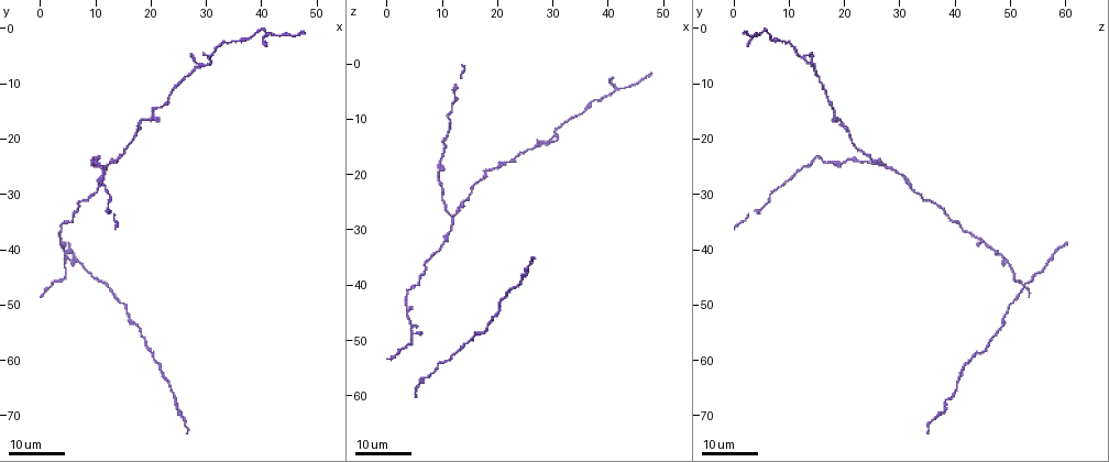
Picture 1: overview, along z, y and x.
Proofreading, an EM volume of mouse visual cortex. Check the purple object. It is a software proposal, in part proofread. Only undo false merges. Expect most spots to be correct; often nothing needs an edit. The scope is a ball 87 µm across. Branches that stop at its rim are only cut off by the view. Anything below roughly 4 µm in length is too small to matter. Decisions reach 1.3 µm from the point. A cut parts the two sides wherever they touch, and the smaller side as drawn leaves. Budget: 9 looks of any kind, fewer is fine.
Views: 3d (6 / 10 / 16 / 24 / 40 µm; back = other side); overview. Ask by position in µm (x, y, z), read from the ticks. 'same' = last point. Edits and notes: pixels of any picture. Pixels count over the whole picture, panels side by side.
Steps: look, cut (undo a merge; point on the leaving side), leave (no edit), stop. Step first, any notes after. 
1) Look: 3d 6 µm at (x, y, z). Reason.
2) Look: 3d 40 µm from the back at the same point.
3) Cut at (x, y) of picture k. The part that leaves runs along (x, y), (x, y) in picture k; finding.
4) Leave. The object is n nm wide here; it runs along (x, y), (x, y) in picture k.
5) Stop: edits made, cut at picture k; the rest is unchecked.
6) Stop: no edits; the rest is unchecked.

Look: 3d 16 µm at (12.0, 32.0, 5.5). Narrows sharply.

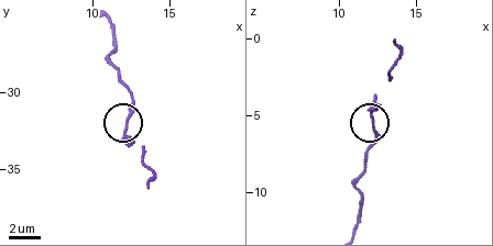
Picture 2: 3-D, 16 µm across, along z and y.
Look: 3d 10 µm at (12.4, 32.0, 5.6).

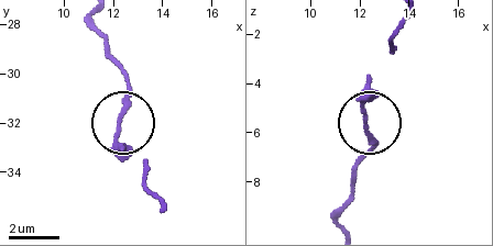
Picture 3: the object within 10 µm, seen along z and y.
Look: 3d 10 µm from the back at (12.2, 32.1, 5.5). From behind.

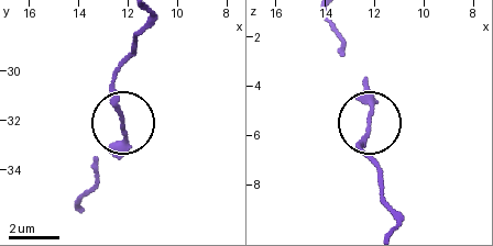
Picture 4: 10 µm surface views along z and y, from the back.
Leave. The object is 140 nm wide here; all the same cell.

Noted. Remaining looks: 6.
Look: 3d 24 µm at (37.5, 2.0, 7.0). Calibre changes.

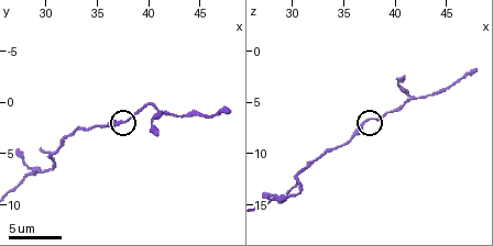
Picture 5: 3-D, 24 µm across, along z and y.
Look: 3d 10 µm at (37.0, 2.0, 6.6).

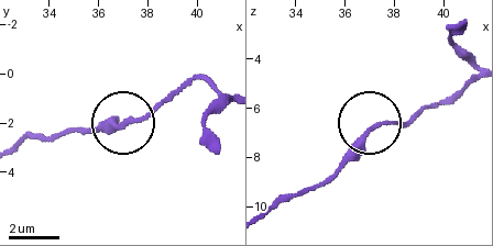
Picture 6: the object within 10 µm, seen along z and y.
Leave. All the same cell.

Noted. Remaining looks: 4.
Look: 3d 24 µm at (11.0, 26.5, 31.0). Thick turns thin.

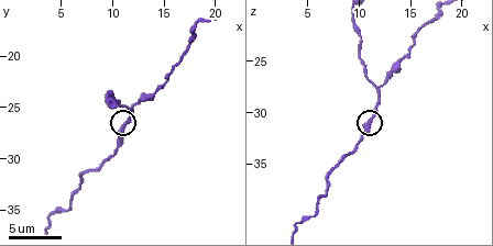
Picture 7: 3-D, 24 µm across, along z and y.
Look: 3d 6 µm at (11.2, 26.6, 30.8).

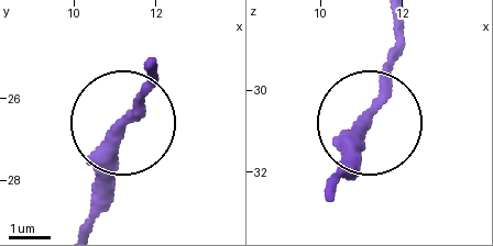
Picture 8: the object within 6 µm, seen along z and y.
Look: 3d 6 µm from the back at (11.10, 26.80, 30.80).

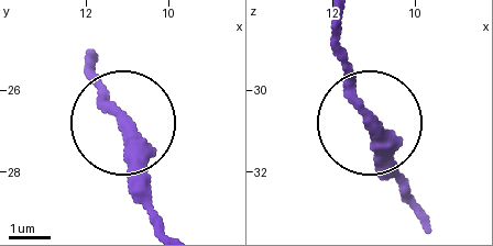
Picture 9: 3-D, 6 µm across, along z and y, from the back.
Leave. It runs along (408, 198), (335, 33) in picture 9; all the same cell.

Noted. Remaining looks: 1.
Look: 3d 10 µm at (5.8, 35.0, 40.0). Thick turns thin.

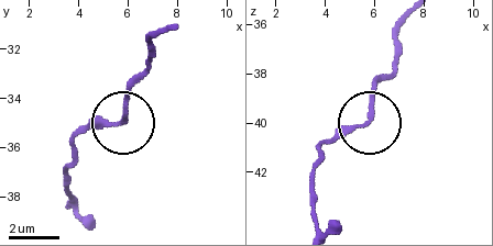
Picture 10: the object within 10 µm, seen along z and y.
Leave. Continuous, no second cell.

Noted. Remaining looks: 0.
Stop: no edits; the rest is unchecked.

